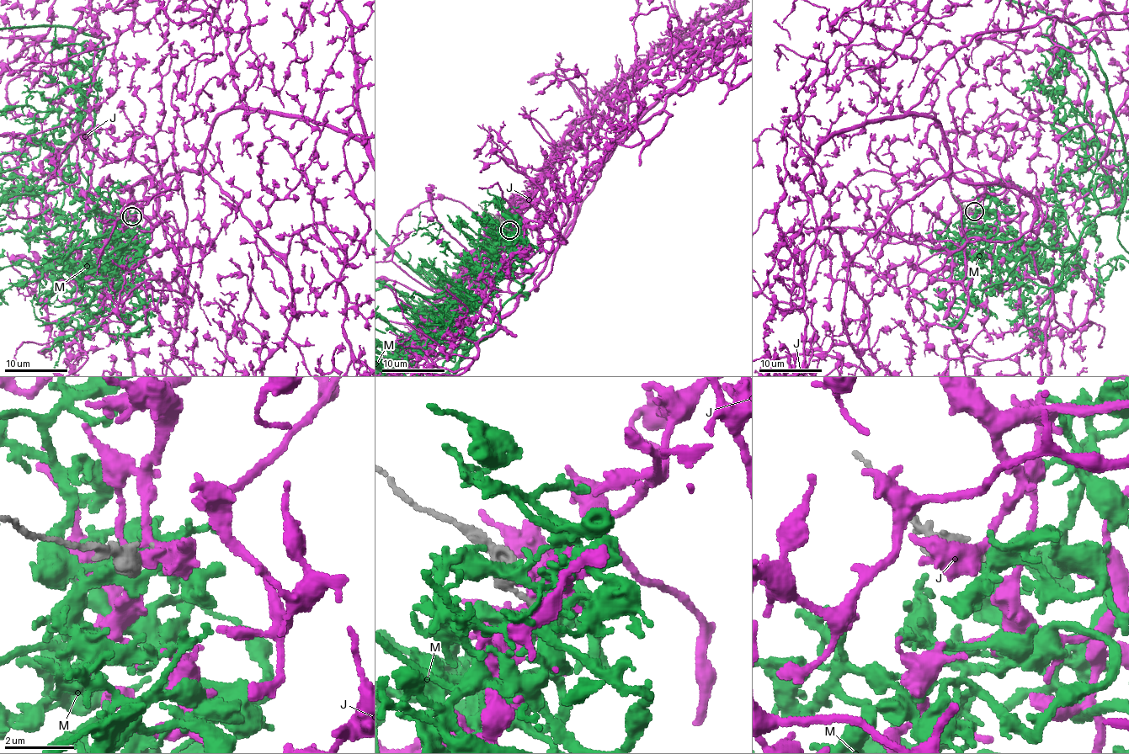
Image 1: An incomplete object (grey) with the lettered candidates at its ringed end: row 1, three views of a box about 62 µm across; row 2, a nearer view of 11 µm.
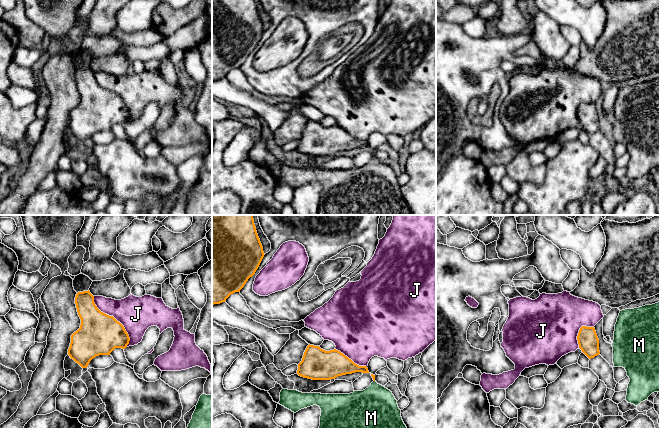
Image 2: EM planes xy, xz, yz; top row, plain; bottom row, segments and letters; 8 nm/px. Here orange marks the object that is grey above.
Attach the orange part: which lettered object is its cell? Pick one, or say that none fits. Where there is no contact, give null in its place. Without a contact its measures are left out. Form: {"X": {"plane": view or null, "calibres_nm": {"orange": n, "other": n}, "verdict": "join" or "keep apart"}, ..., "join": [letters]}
{"J": {"plane": "xy", "calibres_nm": {"orange": 340, "other": 280}, "verdict": "keep apart"}, "M": {"plane": null, "verdict": "join"}, "join": ["M"]}

